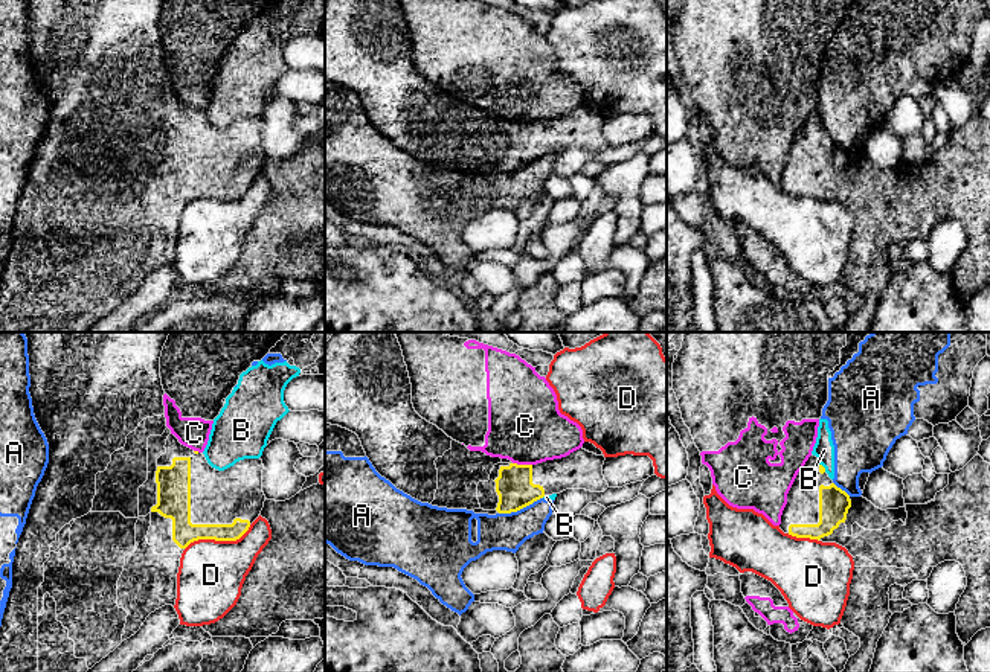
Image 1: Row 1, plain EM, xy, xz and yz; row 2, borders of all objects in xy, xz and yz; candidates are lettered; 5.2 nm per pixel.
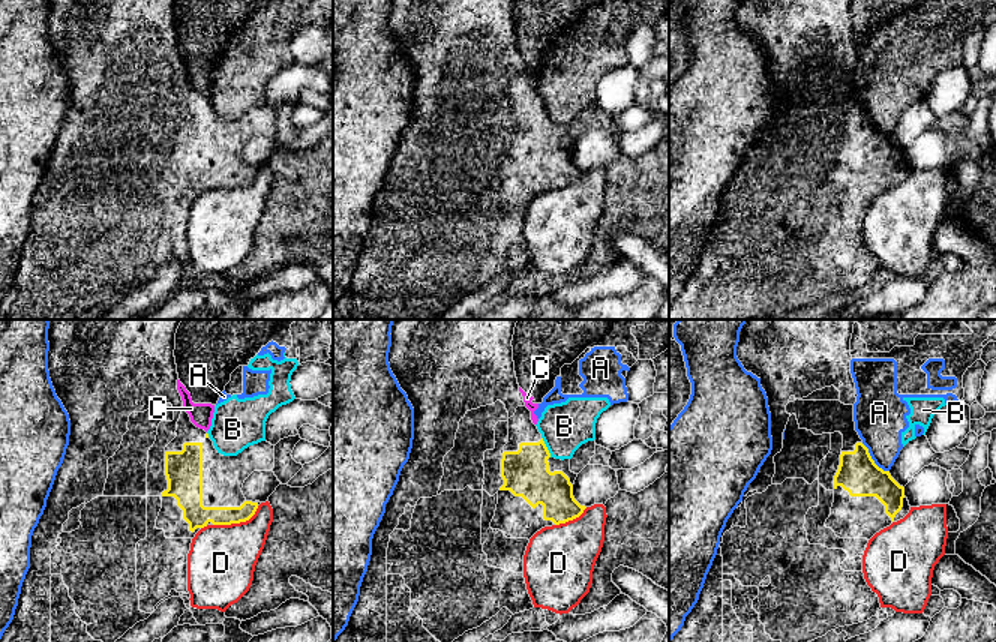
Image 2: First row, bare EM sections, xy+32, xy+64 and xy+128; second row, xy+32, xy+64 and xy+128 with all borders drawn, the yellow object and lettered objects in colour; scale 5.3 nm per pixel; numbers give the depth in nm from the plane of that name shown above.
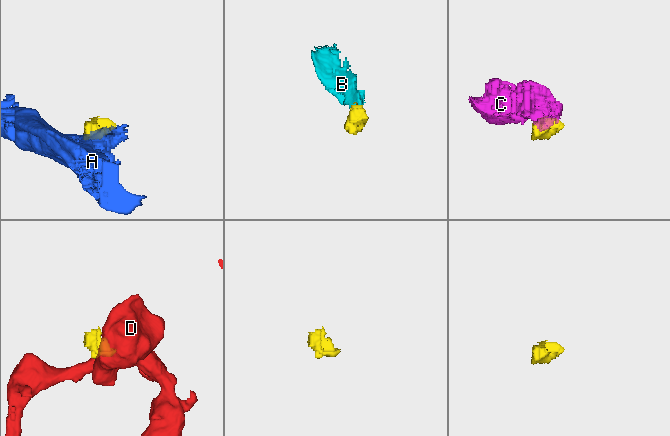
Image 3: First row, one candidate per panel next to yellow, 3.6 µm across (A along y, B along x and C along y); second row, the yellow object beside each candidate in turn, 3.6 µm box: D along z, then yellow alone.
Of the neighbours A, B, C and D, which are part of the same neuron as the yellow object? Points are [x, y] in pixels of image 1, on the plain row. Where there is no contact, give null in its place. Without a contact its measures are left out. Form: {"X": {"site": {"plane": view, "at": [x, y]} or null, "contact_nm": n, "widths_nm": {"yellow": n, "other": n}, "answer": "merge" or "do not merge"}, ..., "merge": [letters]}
{"A": {"site": {"plane": "xz", "at": [520, 166]}, "contact_nm": 240, "widths_nm": {"yellow": 200, "other": 190}, "answer": "do not merge"}, "B": {"site": {"plane": "yz", "at": [824, 127]}, "contact_nm": 60, "widths_nm": {"yellow": 30, "other": 110}, "answer": "do not merge"}, "C": {"site": {"plane": "xz", "at": [522, 124]}, "contact_nm": 110, "widths_nm": {"yellow": 200, "other": 400}, "answer": "do not merge"}, "D": {"site": {"plane": "xy", "at": [218, 198]}, "contact_nm": 380, "widths_nm": {"yellow": 130, "other": 340}, "answer": "do not merge"}, "merge": []}

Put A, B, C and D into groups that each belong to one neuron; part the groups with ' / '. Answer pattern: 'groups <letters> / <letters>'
groups A B / C / D

